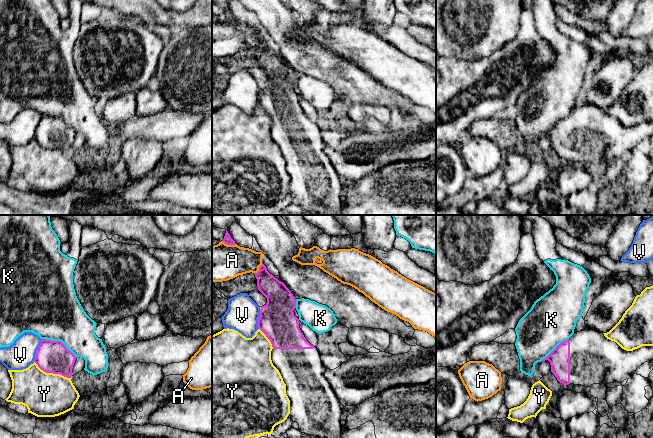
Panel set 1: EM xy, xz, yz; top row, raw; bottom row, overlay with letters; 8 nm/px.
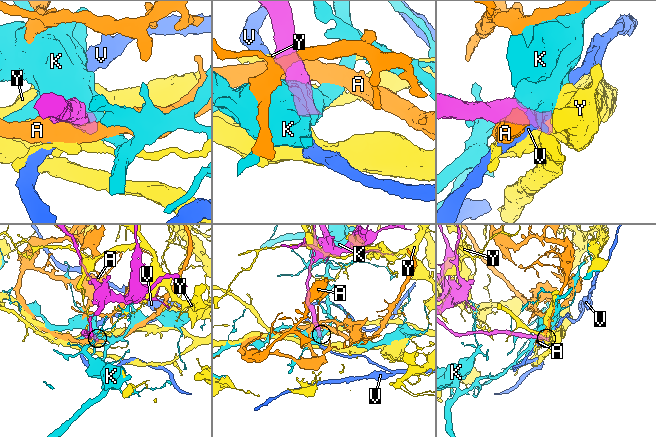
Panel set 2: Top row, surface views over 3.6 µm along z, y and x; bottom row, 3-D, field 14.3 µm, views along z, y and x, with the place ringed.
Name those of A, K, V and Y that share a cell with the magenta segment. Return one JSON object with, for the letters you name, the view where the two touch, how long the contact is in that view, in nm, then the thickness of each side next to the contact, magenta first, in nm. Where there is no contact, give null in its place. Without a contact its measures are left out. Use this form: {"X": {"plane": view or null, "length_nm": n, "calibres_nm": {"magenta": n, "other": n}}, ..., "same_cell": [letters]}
{"same_cell": []}

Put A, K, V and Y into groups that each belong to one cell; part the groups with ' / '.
A / K / V / Y

